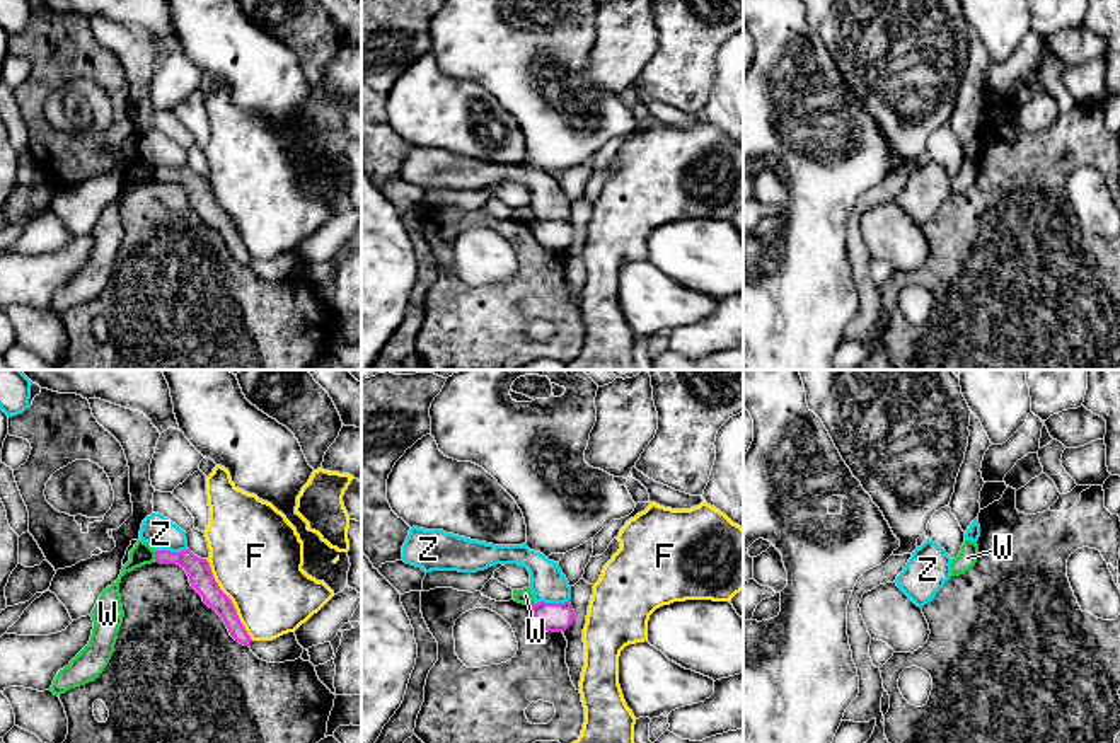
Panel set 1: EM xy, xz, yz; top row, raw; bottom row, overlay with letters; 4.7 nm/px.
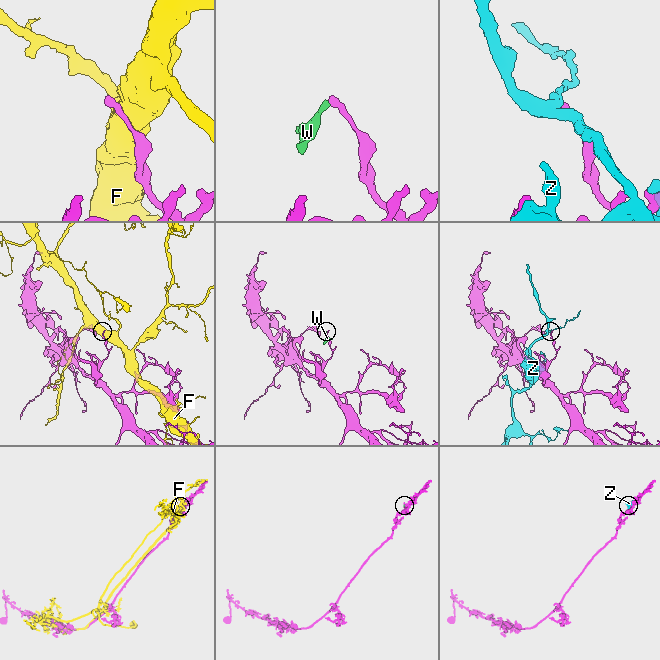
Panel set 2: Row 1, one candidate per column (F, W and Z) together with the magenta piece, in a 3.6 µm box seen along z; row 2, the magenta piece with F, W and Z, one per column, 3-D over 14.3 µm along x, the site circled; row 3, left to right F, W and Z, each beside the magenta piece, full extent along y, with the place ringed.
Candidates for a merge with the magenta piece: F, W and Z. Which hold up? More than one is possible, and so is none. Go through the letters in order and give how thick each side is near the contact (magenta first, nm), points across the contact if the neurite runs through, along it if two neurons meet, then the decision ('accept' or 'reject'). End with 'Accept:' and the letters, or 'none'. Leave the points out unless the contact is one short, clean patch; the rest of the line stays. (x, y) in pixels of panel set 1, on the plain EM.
F: 120 nm thick on the magenta side, 440 nm on the other; reject
W: 120 nm thick on the magenta side, 100 nm on the other; border along xy (154, 169), (155, 179); reject
Z: 140 nm thick on the magenta side, 170 nm on the other; reject
Accept: none

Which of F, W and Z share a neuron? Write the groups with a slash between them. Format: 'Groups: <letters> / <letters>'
Groups: F / W / Z

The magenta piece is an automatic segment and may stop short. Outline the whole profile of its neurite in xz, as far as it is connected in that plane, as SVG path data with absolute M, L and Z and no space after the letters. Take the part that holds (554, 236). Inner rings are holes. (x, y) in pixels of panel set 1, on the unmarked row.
M539 220L532 222L530 227L537 242L547 251L564 251L574 239L574 228L569 220Z

